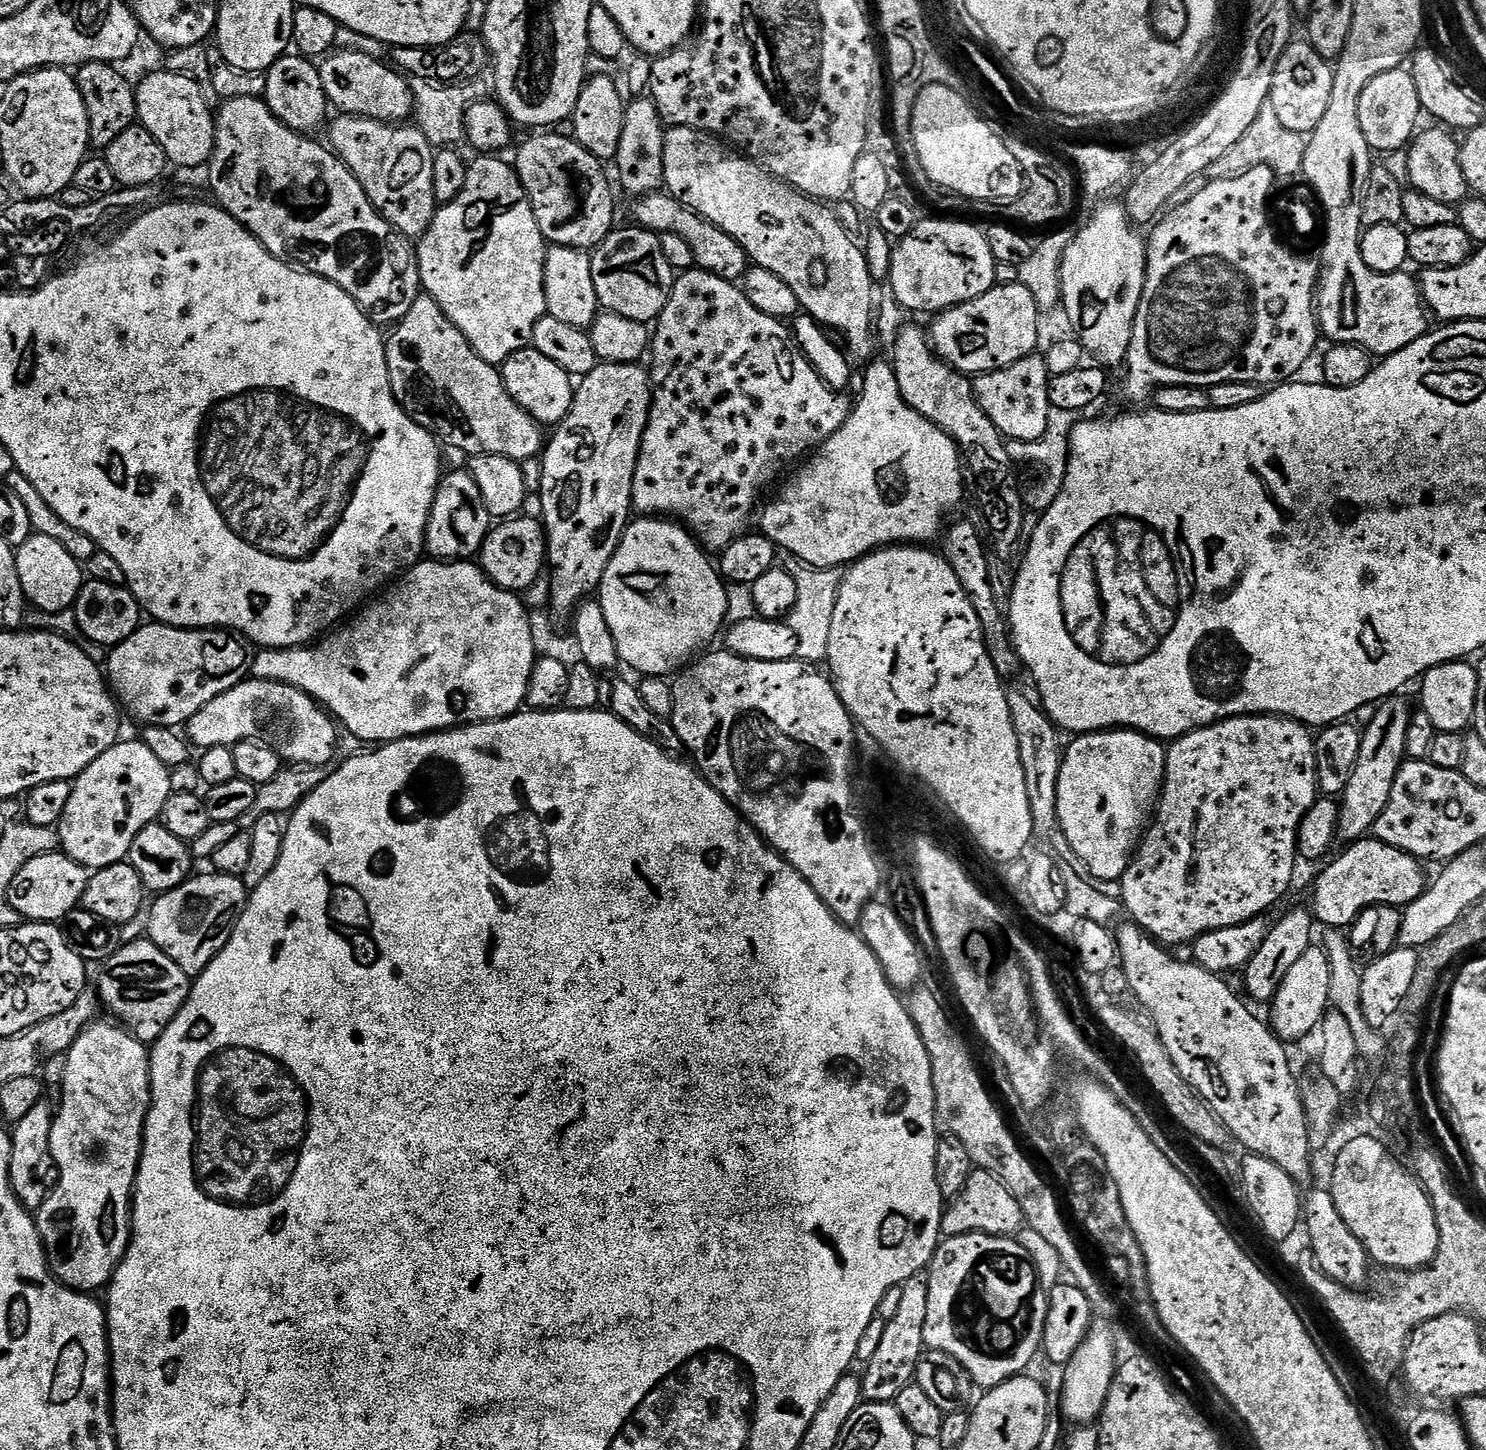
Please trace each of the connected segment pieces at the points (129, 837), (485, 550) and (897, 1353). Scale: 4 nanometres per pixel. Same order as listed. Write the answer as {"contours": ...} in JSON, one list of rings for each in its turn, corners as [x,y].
{"contours":[[[[139,739],[126,740],[117,742],[113,748],[106,750],[106,754],[90,762],[87,770],[76,777],[70,802],[66,802],[66,810],[58,825],[60,848],[64,855],[89,870],[127,861],[128,851],[138,830],[161,819],[166,802],[173,793],[172,773],[163,760],[158,758],[158,754],[154,754],[154,750],[150,750],[147,744]]],[[[527,516],[511,517],[497,523],[484,539],[484,545],[478,553],[478,563],[484,573],[500,588],[517,594],[523,593],[523,588],[528,588],[540,576],[540,571],[545,571],[546,557],[548,555],[548,542],[543,523],[539,519],[526,518]]],[[[927,1271],[919,1272],[903,1281],[898,1289],[900,1297],[896,1300],[896,1309],[892,1317],[884,1324],[880,1332],[880,1341],[872,1352],[864,1372],[860,1376],[860,1385],[864,1391],[864,1400],[869,1404],[891,1404],[906,1390],[908,1384],[917,1379],[916,1367],[920,1364],[920,1355],[926,1352],[924,1346],[924,1327],[926,1309],[930,1303],[930,1286]]]]}

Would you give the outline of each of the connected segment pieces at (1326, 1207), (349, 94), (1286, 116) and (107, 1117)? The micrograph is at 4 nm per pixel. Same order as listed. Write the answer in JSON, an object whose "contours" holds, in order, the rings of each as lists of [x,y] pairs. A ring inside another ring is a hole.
{"contours":[[[[1313,1187],[1312,1193],[1305,1195],[1302,1200],[1302,1228],[1308,1231],[1307,1247],[1312,1248],[1317,1266],[1330,1278],[1337,1280],[1351,1289],[1359,1289],[1360,1284],[1368,1280],[1368,1264],[1370,1257],[1362,1242],[1342,1222],[1338,1210],[1334,1206],[1334,1198],[1327,1187]]],[[[336,50],[323,57],[318,67],[329,105],[349,116],[368,116],[385,122],[407,121],[414,112],[412,85],[395,67],[385,64],[375,60],[368,50]]],[[[1293,42],[1284,51],[1278,70],[1274,70],[1270,106],[1286,130],[1310,134],[1322,122],[1326,106],[1330,106],[1330,90],[1334,90],[1332,70],[1333,65],[1323,60],[1310,43]]],[[[111,1023],[89,1024],[66,1053],[64,1101],[60,1108],[58,1104],[48,1143],[51,1163],[60,1167],[60,1181],[53,1192],[51,1189],[45,1195],[43,1206],[35,1213],[52,1273],[68,1287],[89,1294],[95,1293],[95,1288],[103,1289],[111,1281],[128,1250],[128,1241],[132,1238],[132,1193],[144,1150],[144,1128],[152,1106],[149,1045],[119,1023]]]]}

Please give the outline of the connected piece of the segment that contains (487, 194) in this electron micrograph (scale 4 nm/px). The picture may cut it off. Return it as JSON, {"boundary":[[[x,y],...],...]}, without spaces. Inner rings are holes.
{"boundary":[[[480,154],[469,163],[466,186],[462,186],[462,194],[458,194],[458,198],[454,198],[454,202],[437,207],[436,217],[430,222],[430,226],[425,230],[424,235],[419,237],[416,244],[421,289],[427,295],[432,296],[434,302],[438,302],[438,306],[442,306],[442,310],[450,318],[450,322],[454,322],[454,326],[458,326],[458,330],[462,330],[462,334],[468,339],[474,351],[488,364],[497,366],[504,364],[506,358],[510,358],[510,354],[514,354],[518,350],[531,345],[534,326],[548,311],[546,290],[544,289],[544,271],[546,270],[546,254],[549,249],[542,230],[538,230],[538,222],[534,218],[534,210],[532,209],[530,198],[526,194],[520,179],[516,177],[515,167],[509,161],[507,164],[506,161],[499,160],[500,158],[496,154]]]}

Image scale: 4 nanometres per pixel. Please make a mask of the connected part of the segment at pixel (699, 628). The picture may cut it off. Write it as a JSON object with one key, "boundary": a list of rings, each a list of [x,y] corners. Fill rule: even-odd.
{"boundary":[[[672,518],[636,519],[624,529],[620,544],[614,550],[614,558],[610,558],[610,566],[606,566],[598,599],[606,614],[606,623],[610,625],[610,634],[614,634],[614,642],[618,642],[621,661],[640,672],[641,677],[668,678],[693,663],[719,634],[720,627],[722,632],[728,607],[722,598],[712,600],[712,580],[708,577],[709,553],[683,523]]]}

